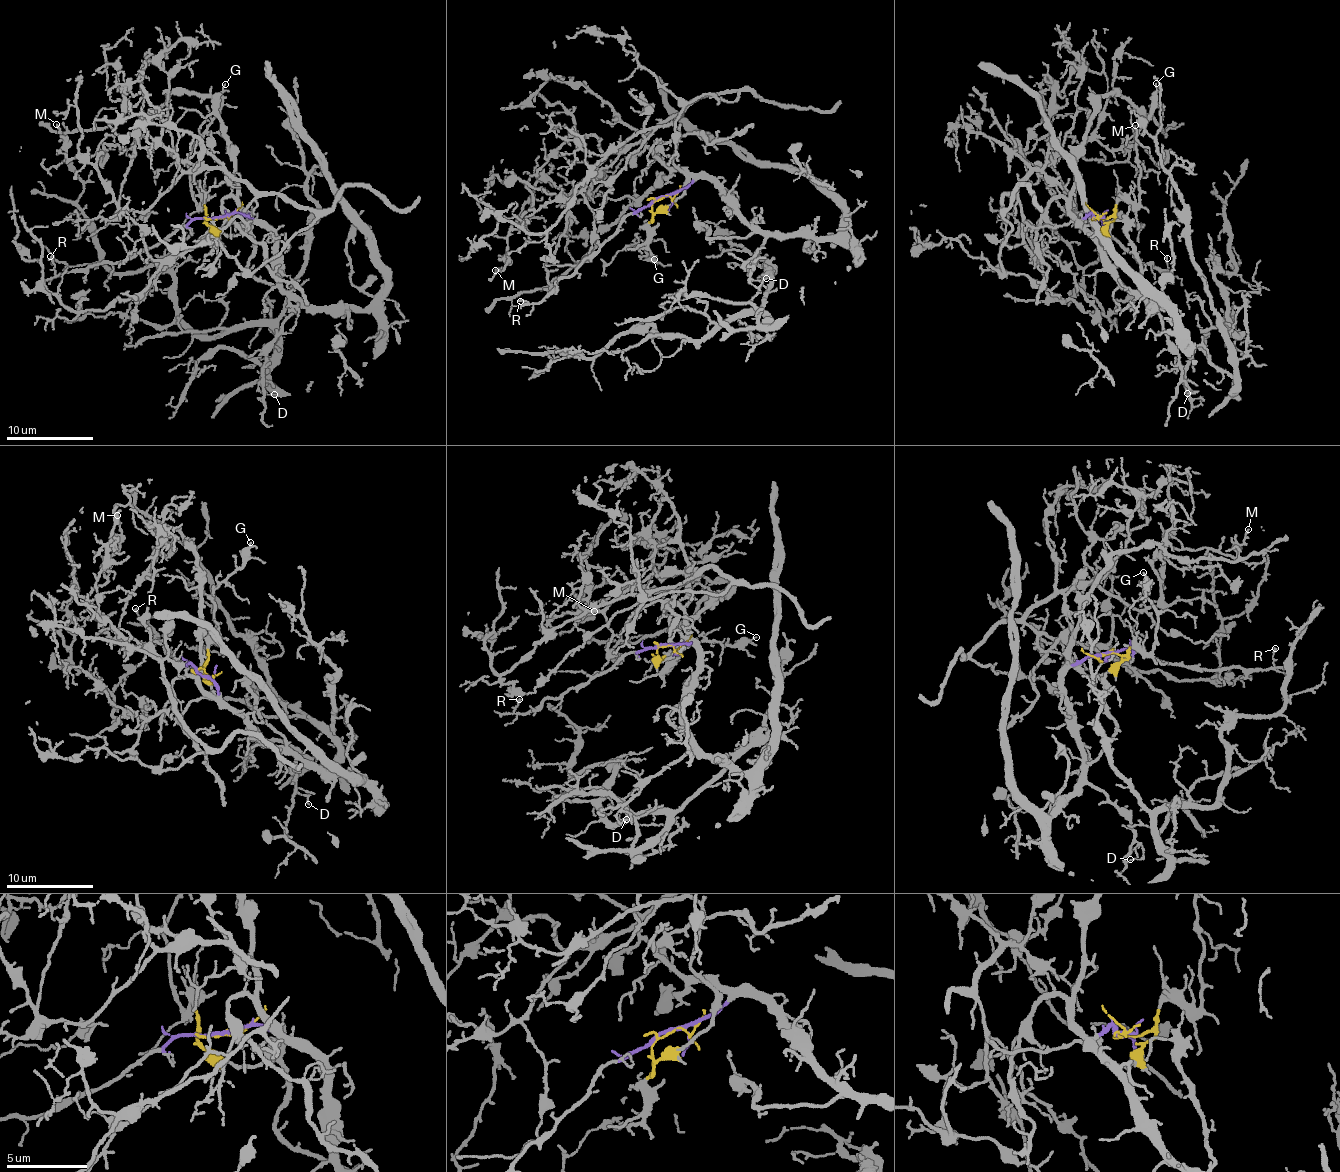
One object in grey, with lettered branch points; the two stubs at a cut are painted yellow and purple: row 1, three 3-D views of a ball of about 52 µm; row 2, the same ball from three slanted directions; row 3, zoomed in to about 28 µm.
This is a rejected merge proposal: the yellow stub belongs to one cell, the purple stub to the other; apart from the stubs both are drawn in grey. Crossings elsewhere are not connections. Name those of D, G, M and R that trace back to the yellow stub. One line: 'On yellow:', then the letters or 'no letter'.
On yellow: G, M

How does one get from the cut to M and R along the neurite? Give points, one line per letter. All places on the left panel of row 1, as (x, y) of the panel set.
M: (219, 218), (206, 222), (235, 235), (254, 197), (220, 169), (123, 209), (103, 152), (65, 161), (56, 124)
R: (219, 218), (196, 218), (119, 262), (97, 262), (67, 273), (54, 269), (50, 256)

